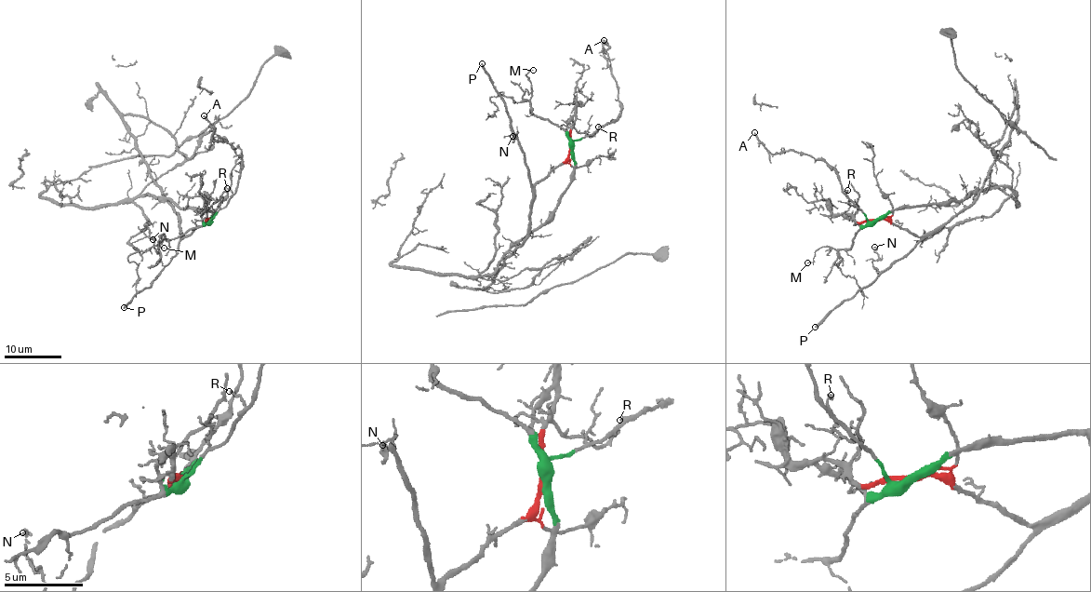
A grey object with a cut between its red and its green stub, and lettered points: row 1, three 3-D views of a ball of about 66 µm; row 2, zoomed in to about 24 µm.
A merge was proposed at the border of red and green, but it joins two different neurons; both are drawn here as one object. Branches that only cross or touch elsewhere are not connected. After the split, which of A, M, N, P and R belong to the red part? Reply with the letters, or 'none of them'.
N, P

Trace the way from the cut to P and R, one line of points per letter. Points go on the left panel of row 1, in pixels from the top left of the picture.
P: (208, 220), (184, 235), (177, 254), (153, 283), (136, 294), (124, 307)
R: (208, 220), (226, 204), (232, 194), (227, 188)

